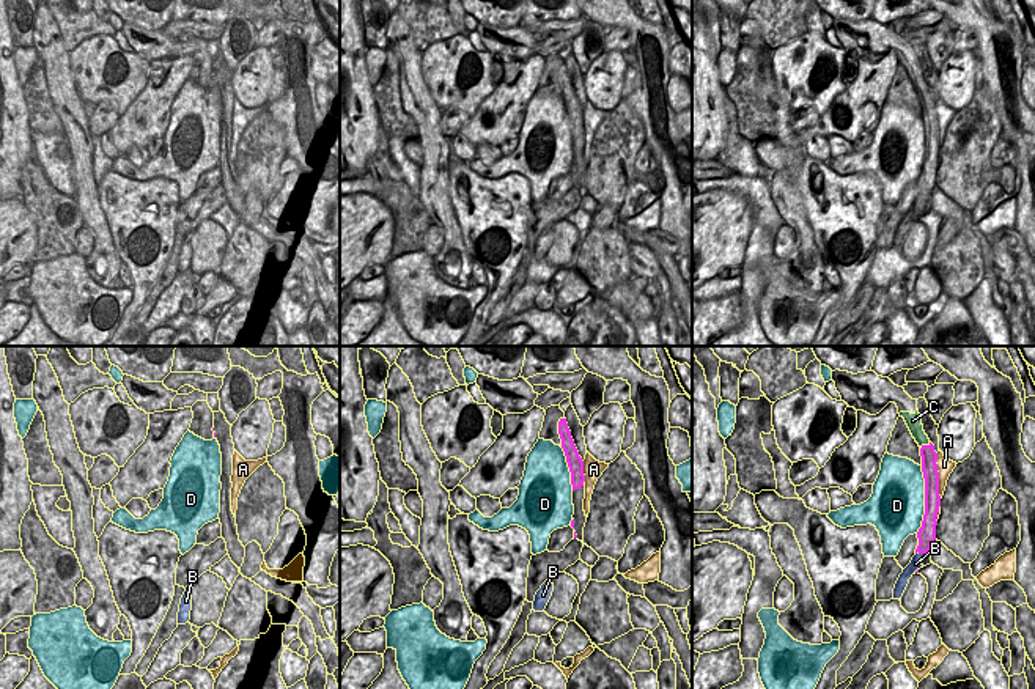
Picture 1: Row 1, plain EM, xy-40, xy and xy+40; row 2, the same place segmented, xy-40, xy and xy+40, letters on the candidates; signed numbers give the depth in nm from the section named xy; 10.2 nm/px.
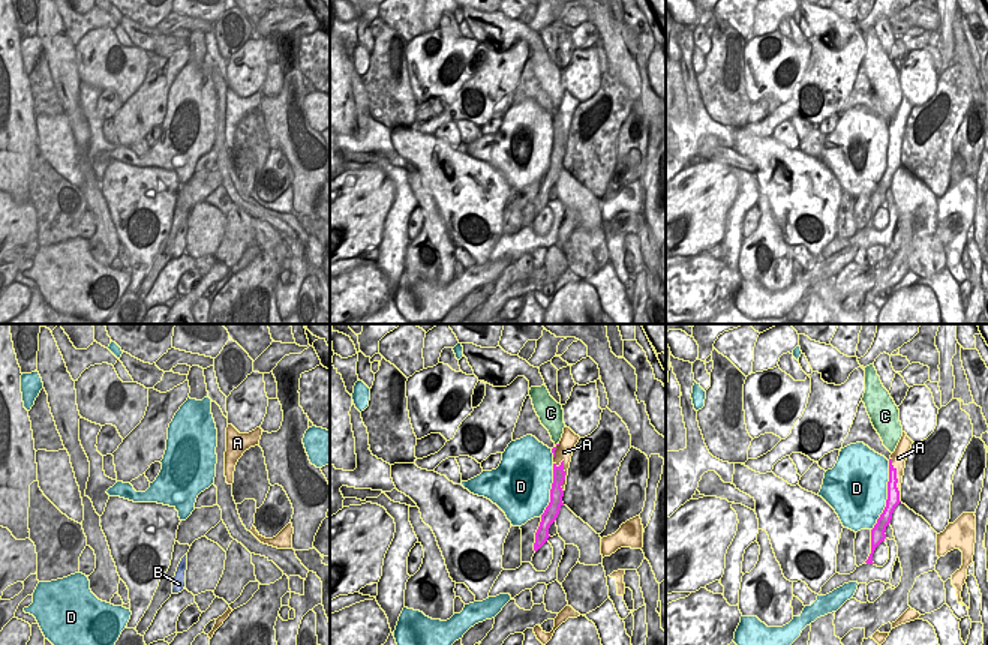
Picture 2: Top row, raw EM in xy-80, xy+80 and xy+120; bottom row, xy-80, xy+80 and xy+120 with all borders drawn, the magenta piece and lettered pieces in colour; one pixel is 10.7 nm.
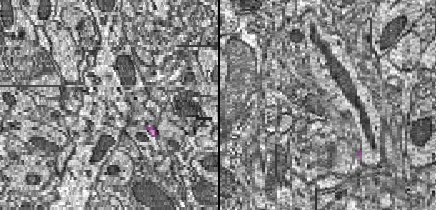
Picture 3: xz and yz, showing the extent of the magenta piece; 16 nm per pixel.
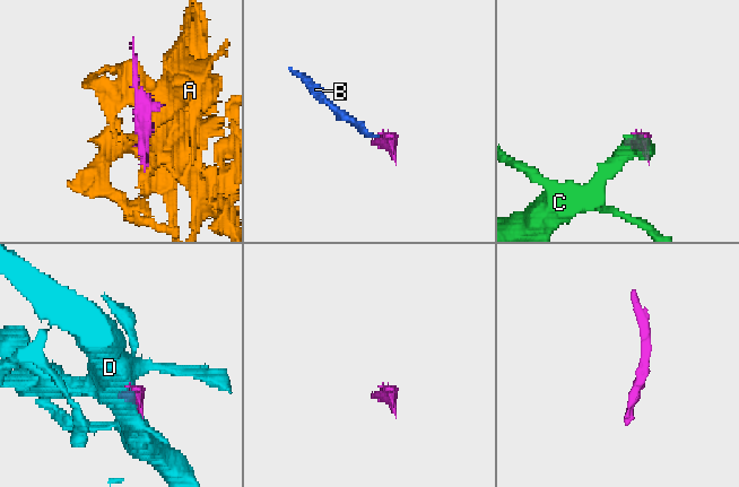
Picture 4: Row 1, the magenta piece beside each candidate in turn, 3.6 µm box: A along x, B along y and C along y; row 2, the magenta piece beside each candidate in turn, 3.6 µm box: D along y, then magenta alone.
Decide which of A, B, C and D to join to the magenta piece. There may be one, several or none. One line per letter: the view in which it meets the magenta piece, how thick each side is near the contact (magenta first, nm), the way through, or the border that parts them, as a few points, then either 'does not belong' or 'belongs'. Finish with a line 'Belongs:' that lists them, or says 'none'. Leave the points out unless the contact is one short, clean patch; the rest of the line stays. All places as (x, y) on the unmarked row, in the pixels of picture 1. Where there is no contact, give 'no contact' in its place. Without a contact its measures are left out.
A: meets magenta in xy+40; 160 nm thick on the magenta side, 160 nm on the other; does not belong
B: meets magenta in xy+40; 190 nm thick on the magenta side, 130 nm on the other; runs through xy+40 (927, 181), (920, 200), (916, 211); belongs
C: meets magenta in xy+40; 160 nm thick on the magenta side, 140 nm on the other; does not belong
D: meets magenta in xy+40; 160 nm thick on the magenta side, 480 nm on the other; does not belong
Belongs: B

